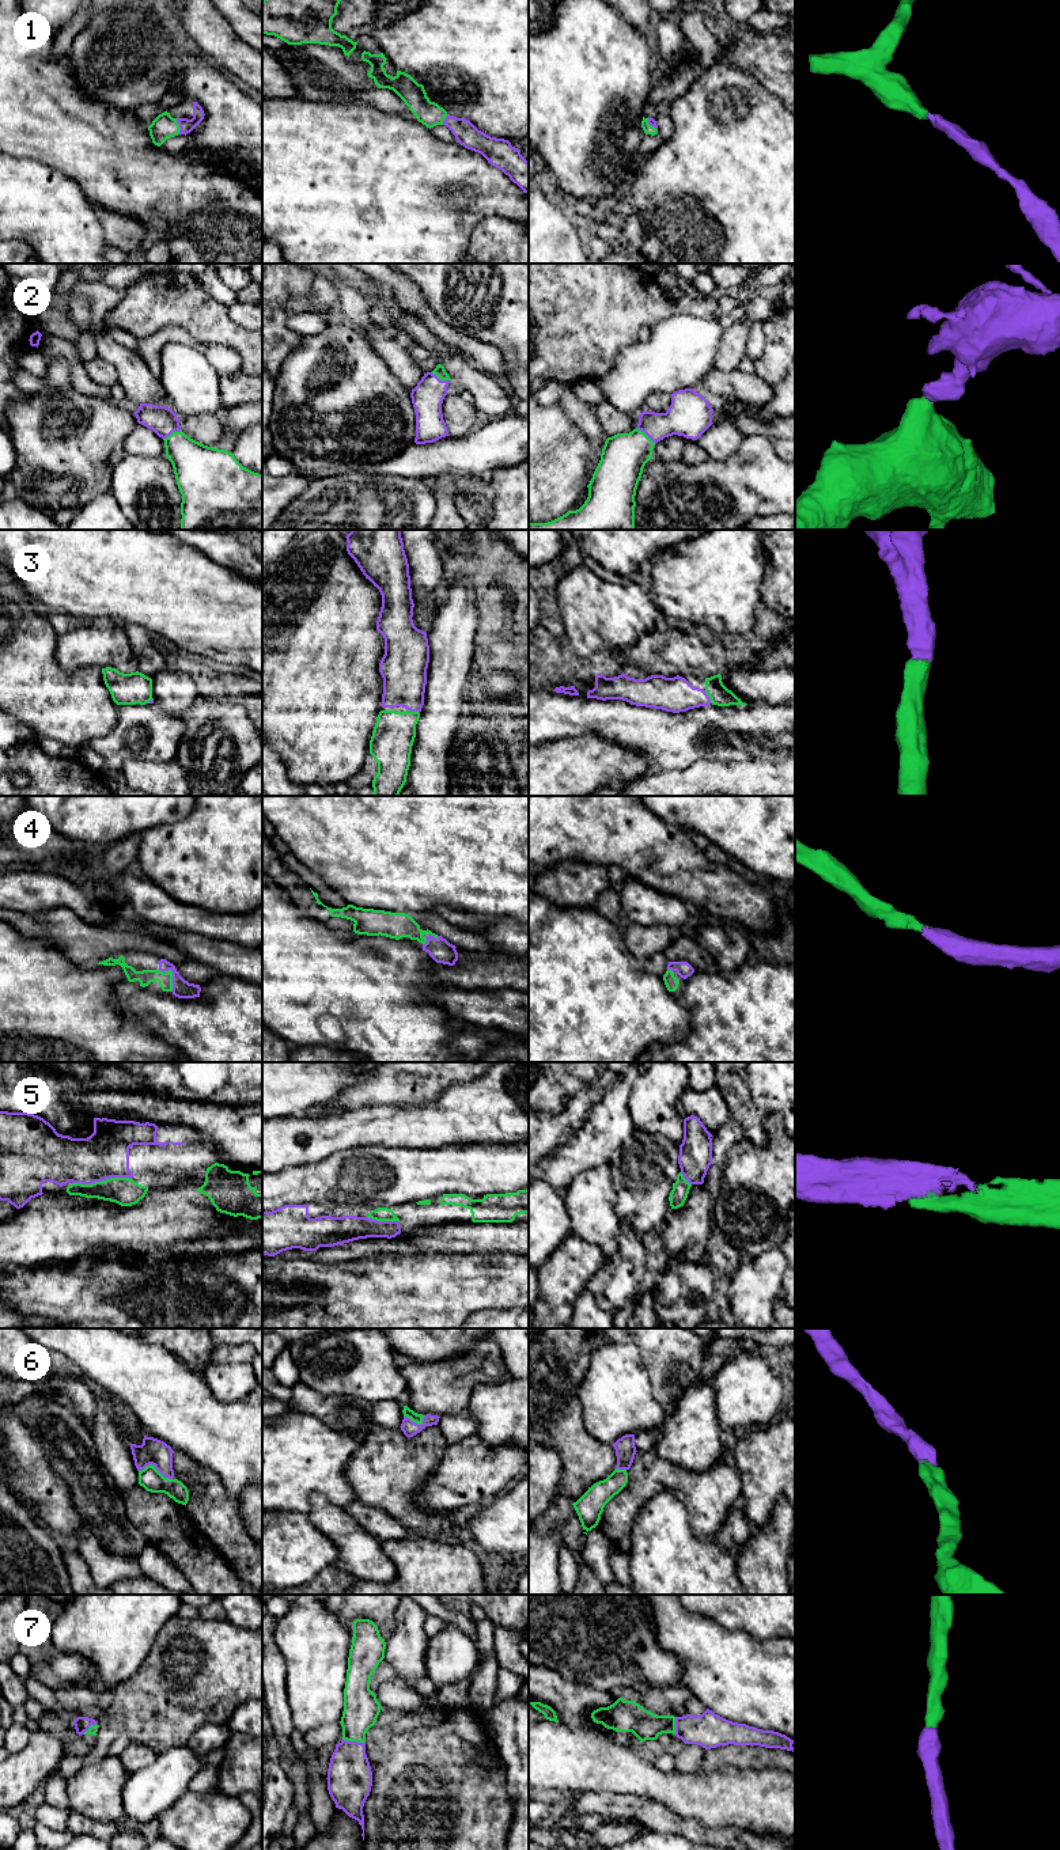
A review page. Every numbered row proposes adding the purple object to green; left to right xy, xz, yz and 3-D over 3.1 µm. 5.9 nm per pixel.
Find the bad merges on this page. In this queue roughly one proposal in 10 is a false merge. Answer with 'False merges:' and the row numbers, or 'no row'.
False merges: no row

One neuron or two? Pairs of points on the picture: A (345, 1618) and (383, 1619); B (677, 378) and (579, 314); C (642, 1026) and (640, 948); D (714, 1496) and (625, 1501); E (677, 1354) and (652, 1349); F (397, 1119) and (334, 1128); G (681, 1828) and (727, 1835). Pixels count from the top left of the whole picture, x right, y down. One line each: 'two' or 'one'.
A: one
B: two
C: two
D: one
E: one
F: one
G: one

